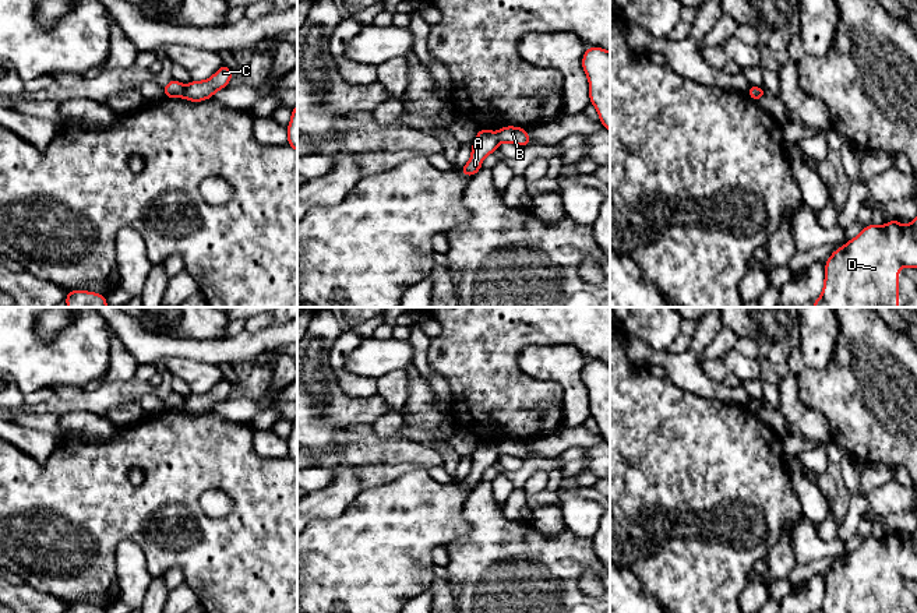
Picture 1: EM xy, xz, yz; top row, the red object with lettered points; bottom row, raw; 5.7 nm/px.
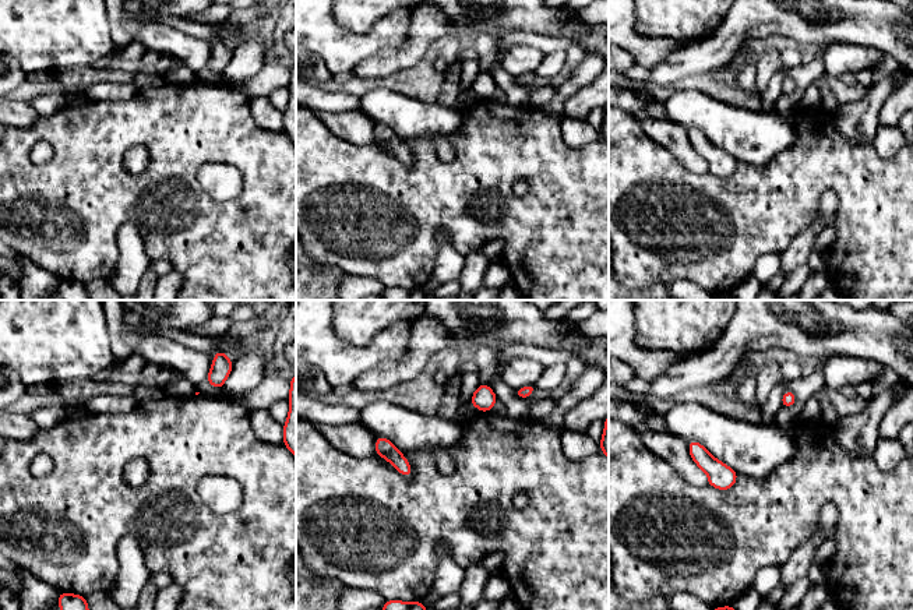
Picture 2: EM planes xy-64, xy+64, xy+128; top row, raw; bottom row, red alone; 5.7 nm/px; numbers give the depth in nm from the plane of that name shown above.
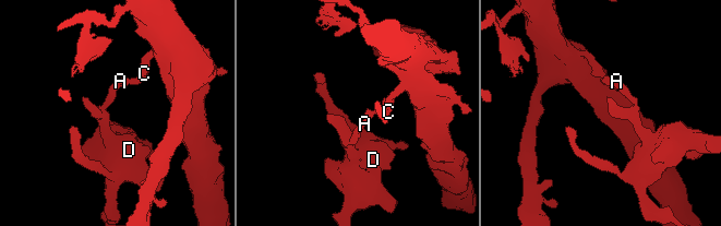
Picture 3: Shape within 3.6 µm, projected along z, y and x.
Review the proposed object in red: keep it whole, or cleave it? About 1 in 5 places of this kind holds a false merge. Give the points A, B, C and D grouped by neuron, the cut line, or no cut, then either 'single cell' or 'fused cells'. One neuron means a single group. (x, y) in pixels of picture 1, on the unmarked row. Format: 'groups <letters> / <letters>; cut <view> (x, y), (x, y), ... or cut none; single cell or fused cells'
groups A D / B C; cut xy (184, 398), (182, 409); fused cells

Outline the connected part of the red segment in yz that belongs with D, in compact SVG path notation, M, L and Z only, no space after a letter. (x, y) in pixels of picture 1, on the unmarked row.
M917 529L906 540L893 532L884 539L868 538L858 549L826 573L823 603L817 613L899 613L899 581L917 579Z

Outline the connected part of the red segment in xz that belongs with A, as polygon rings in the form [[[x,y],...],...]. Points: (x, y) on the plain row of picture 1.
[[[489,441],[479,443],[476,451],[472,455],[473,462],[470,466],[469,475],[462,479],[459,483],[472,490],[482,482],[482,473],[497,464],[500,454],[497,445],[490,444]]]

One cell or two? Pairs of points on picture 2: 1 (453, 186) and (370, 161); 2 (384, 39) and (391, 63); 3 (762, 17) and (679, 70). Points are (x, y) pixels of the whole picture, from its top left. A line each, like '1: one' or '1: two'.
1: one
2: two
3: one

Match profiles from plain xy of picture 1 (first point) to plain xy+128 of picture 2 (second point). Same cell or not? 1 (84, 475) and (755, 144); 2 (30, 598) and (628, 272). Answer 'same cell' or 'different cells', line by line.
1: different cells
2: different cells

